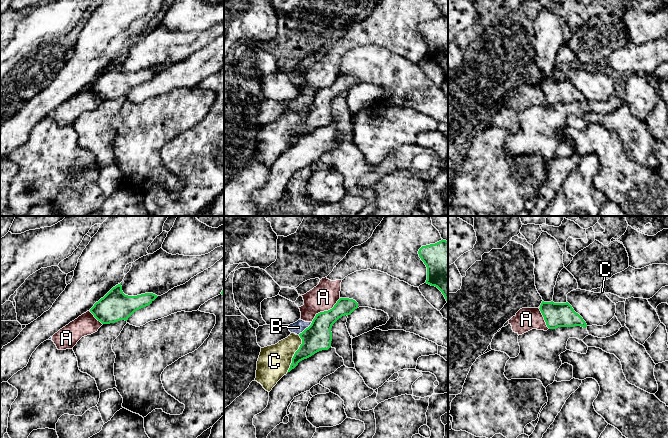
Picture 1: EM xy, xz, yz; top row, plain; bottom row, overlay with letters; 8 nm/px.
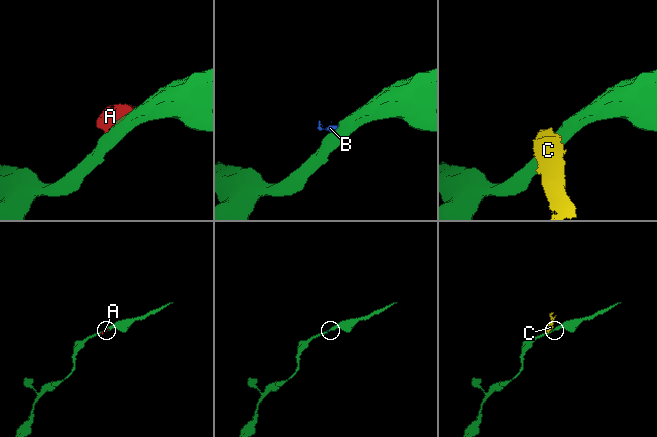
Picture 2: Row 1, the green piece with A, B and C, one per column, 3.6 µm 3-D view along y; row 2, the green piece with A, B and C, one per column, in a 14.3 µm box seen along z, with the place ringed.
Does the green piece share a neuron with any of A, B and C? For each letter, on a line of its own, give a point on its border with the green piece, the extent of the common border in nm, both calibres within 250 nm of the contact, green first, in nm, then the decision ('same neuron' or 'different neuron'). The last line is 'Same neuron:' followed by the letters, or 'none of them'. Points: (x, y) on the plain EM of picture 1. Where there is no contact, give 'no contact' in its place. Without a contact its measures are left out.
A: meets green in xz at (325, 87); contact 300 nm long; 220 nm thick on the green side, 220 nm on the other; different neuron
B: meets green in xz at (306, 104); contact 160 nm long; 220 nm thick on the green side, 100 nm on the other; different neuron
C: meets green in xz at (294, 130); contact 320 nm long; 220 nm thick on the green side, 260 nm on the other; different neuron
Same neuron: none of them

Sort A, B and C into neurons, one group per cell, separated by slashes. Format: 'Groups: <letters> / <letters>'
Groups: A B C

